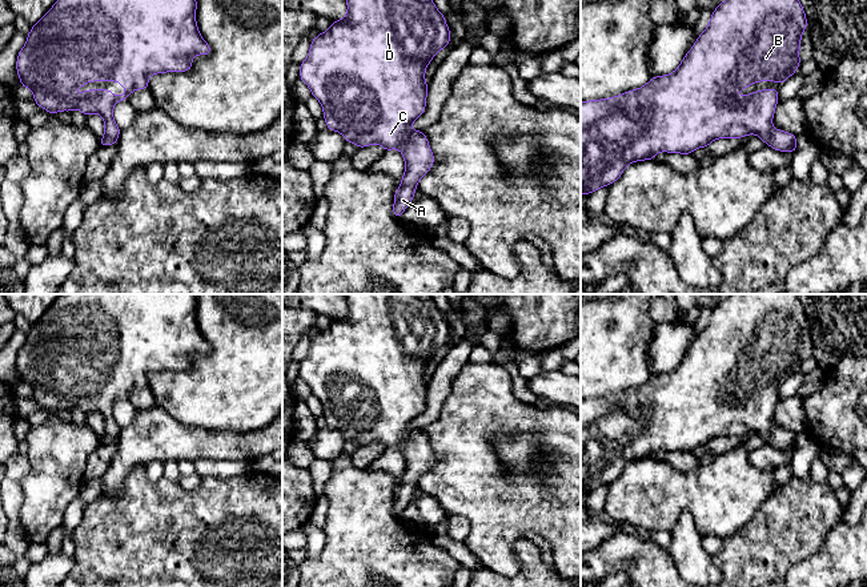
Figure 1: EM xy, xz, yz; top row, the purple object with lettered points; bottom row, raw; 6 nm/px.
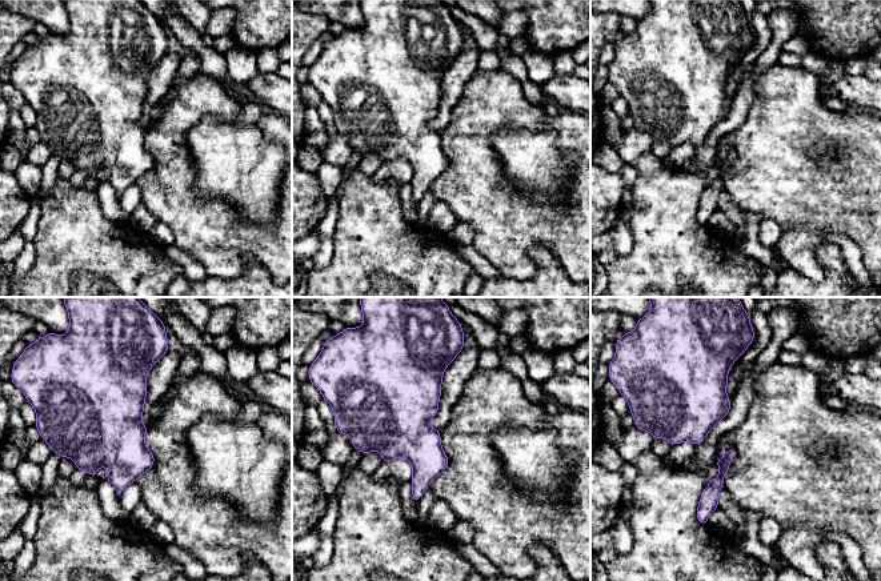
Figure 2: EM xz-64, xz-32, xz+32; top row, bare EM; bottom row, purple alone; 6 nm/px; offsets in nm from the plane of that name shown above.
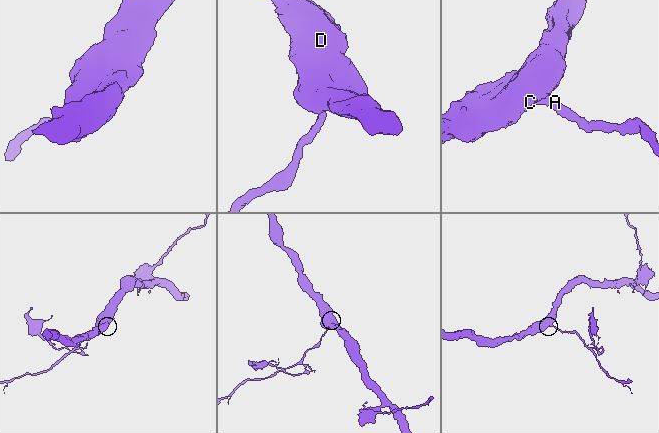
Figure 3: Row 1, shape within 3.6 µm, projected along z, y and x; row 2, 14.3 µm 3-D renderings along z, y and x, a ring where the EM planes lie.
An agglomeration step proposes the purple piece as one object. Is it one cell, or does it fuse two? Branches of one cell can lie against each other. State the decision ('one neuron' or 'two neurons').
one neuron

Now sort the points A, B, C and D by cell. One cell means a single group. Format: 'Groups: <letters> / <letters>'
Groups: A B C D

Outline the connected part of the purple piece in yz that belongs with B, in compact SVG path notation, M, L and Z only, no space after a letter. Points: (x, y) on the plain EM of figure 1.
M730 294L727 298L717 303L707 326L698 334L697 339L674 370L665 374L651 375L643 385L631 387L619 394L581 399L581 491L589 494L599 486L611 483L621 475L627 463L635 459L654 458L658 450L691 453L698 446L707 446L717 437L734 438L742 437L747 433L756 433L774 449L795 451L796 433L772 426L772 415L778 403L779 386L756 389L743 395L734 395L732 393L758 379L778 379L782 382L790 374L795 373L796 366L802 361L799 357L799 347L802 342L800 334L807 325L807 315L798 294Z

